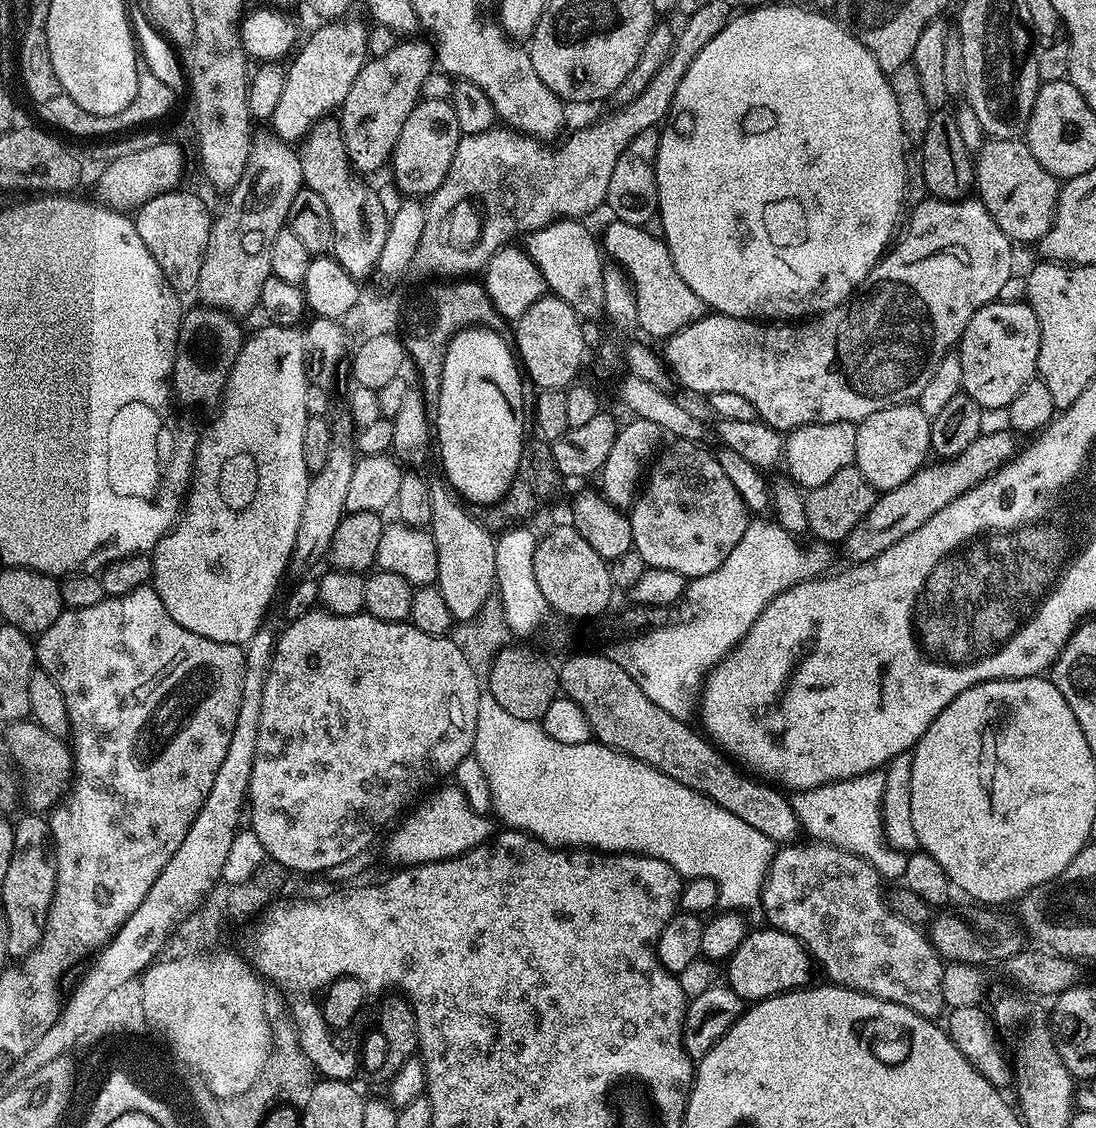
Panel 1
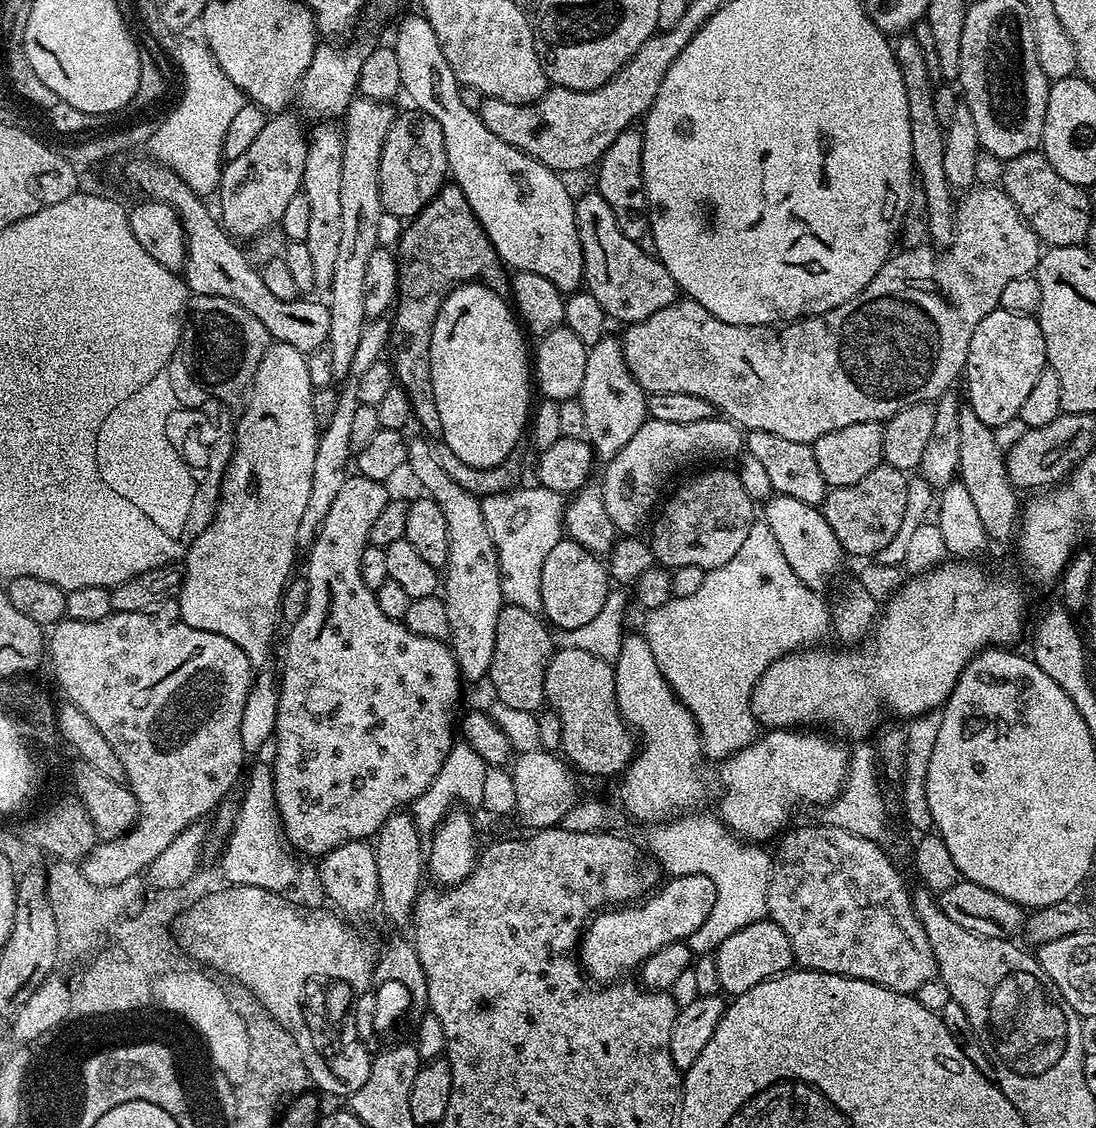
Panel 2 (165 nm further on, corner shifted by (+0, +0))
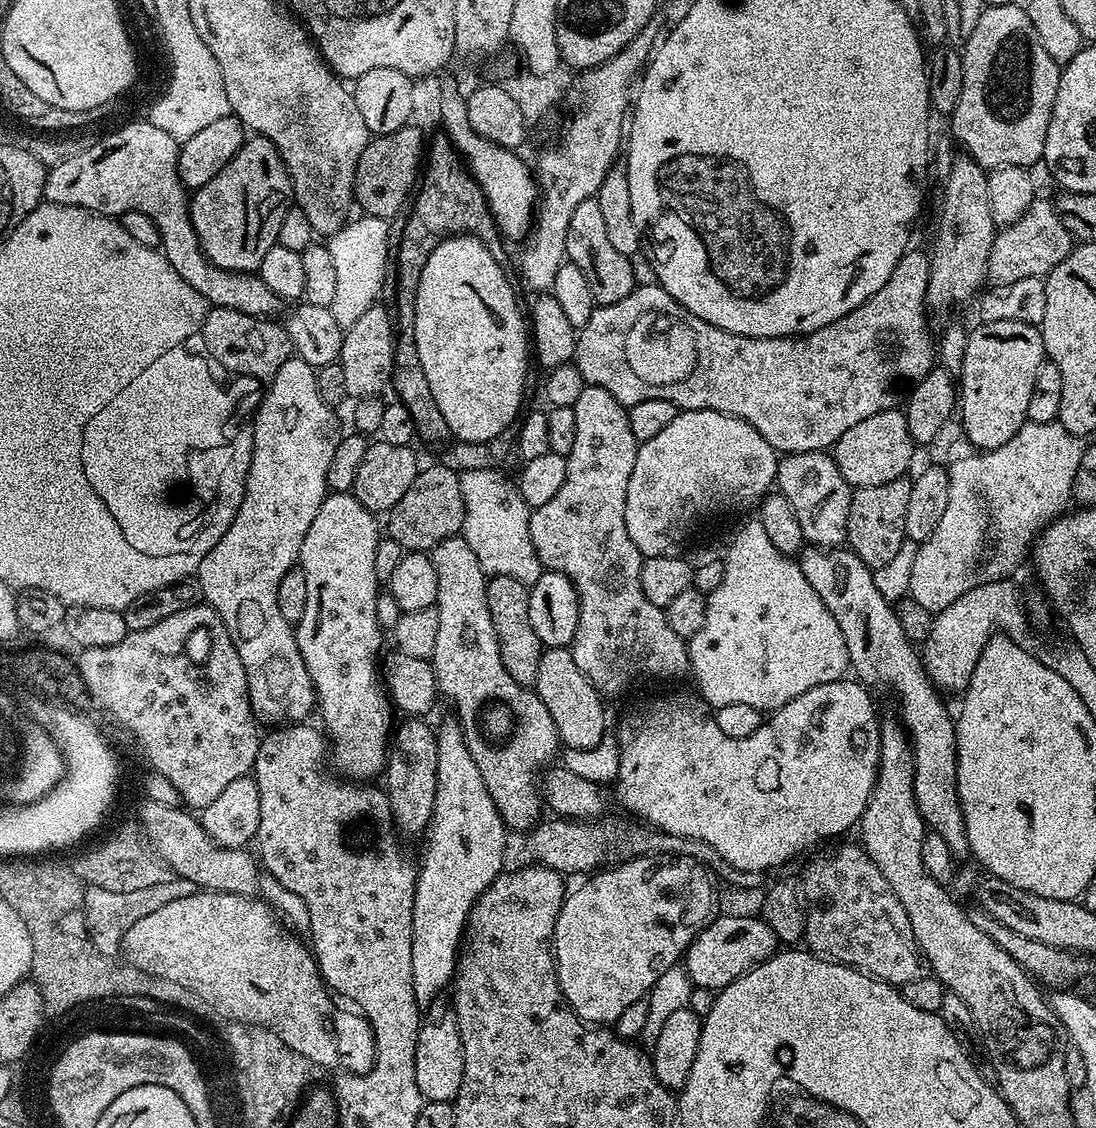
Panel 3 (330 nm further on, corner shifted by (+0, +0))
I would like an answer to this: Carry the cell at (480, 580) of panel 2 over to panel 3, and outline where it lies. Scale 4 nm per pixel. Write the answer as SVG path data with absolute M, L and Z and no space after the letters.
M455 718L444 720L435 729L438 746L438 790L434 794L432 823L427 829L428 849L424 861L419 861L414 894L414 914L412 915L412 937L410 938L410 978L414 981L414 998L422 1010L428 1007L453 983L458 971L458 957L462 951L462 941L466 936L468 915L476 904L476 899L485 892L505 871L504 847L508 840L504 837L506 825L496 808L490 790L482 778L482 770L474 766L474 758L464 744L460 721Z

